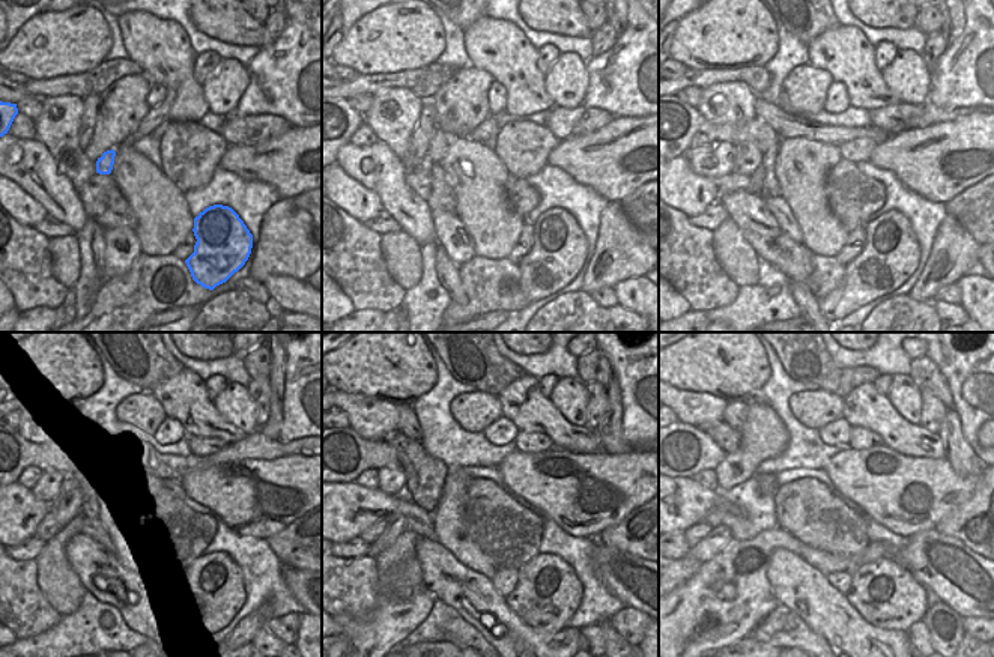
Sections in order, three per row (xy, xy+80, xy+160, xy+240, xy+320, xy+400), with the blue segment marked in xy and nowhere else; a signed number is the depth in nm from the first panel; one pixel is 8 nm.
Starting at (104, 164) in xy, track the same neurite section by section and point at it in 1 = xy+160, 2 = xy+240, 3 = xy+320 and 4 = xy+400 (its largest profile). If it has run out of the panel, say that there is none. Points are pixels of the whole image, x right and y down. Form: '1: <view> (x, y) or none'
1: xy+160 (689, 122)
2: xy+240 (15, 454)
3: xy+320 (352, 454)
4: xy+400 (689, 450)

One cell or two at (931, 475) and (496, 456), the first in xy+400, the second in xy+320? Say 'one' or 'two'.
two

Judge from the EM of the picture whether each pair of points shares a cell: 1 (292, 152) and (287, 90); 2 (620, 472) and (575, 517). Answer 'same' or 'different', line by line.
1: different
2: same

